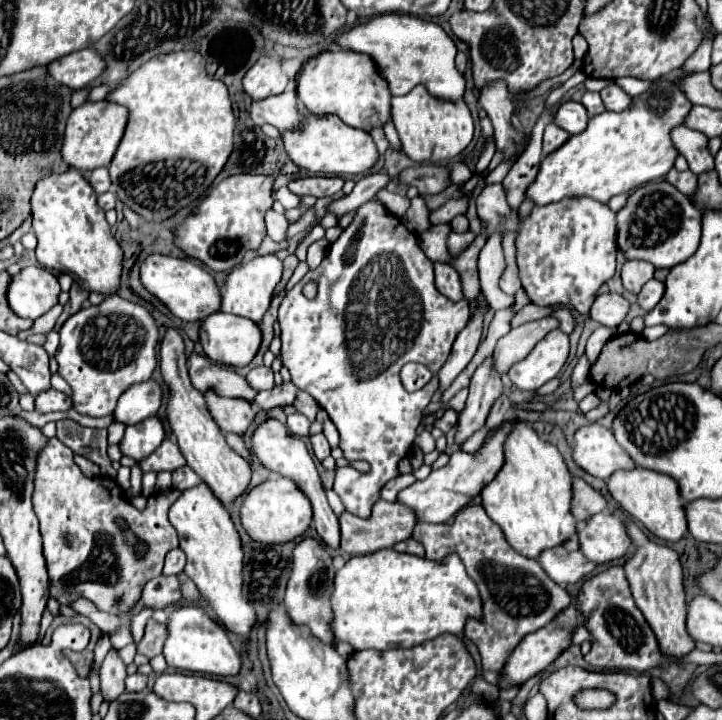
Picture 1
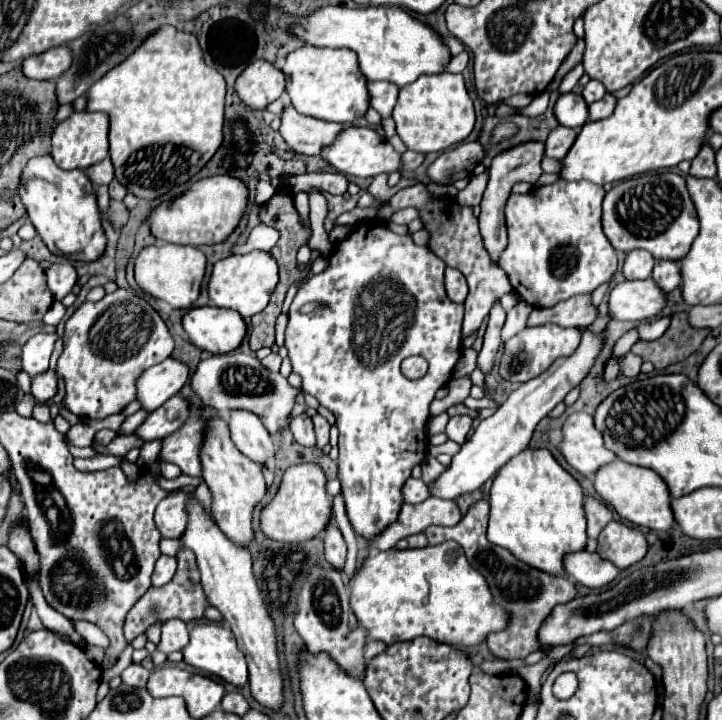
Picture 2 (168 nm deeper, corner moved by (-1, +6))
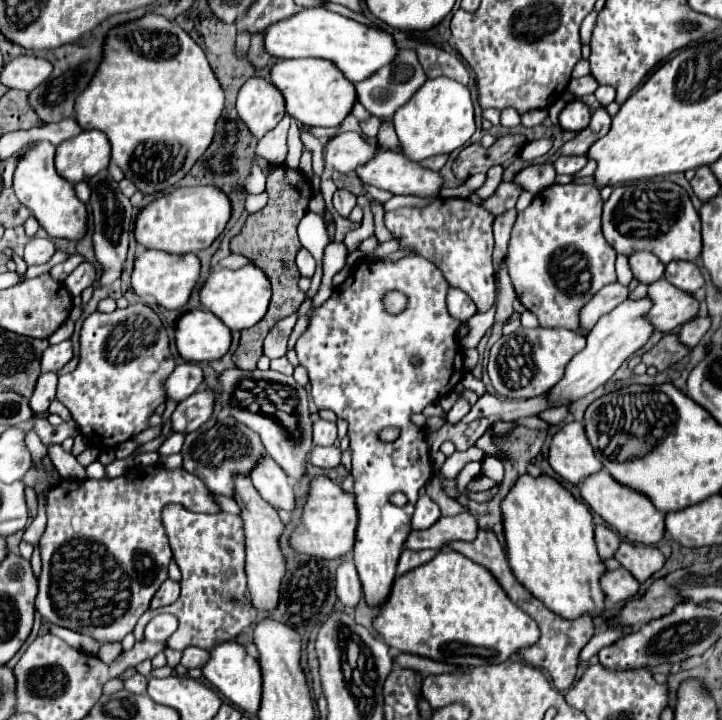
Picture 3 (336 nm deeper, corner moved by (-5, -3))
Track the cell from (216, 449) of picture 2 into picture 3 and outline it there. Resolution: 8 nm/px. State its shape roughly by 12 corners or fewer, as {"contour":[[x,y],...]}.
{"contour":[[236,478],[246,532],[248,596],[268,616],[280,604],[286,524]]}

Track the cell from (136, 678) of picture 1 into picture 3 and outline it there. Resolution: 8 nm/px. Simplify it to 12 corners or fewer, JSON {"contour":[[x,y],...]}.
{"contour":[[134,672],[124,680],[132,694],[144,694],[148,678]]}

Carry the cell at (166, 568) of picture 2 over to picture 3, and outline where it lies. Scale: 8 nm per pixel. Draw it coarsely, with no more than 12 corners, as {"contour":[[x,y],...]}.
{"contour":[[166,580],[154,594],[150,608],[176,602],[180,584]]}

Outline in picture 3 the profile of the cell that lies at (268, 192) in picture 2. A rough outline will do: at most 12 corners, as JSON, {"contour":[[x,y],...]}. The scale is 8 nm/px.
{"contour":[[268,194],[248,196],[246,210],[256,212],[266,204]]}

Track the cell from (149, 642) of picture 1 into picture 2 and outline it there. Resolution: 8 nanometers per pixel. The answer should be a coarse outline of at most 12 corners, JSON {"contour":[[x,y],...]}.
{"contour":[[178,619],[162,627],[156,649],[168,655],[188,641],[188,627]]}

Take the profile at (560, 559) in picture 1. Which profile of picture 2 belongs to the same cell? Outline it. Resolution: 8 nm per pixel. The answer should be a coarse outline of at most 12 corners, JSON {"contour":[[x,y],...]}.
{"contour":[[588,551],[562,559],[566,577],[586,587],[608,585],[620,573]]}

